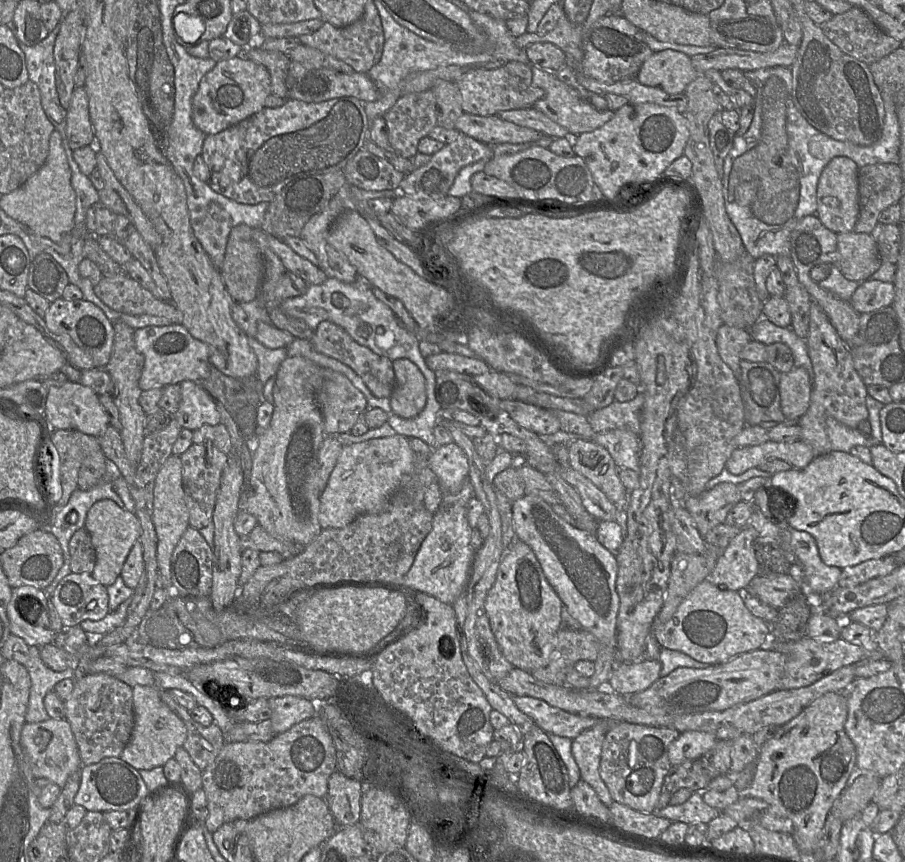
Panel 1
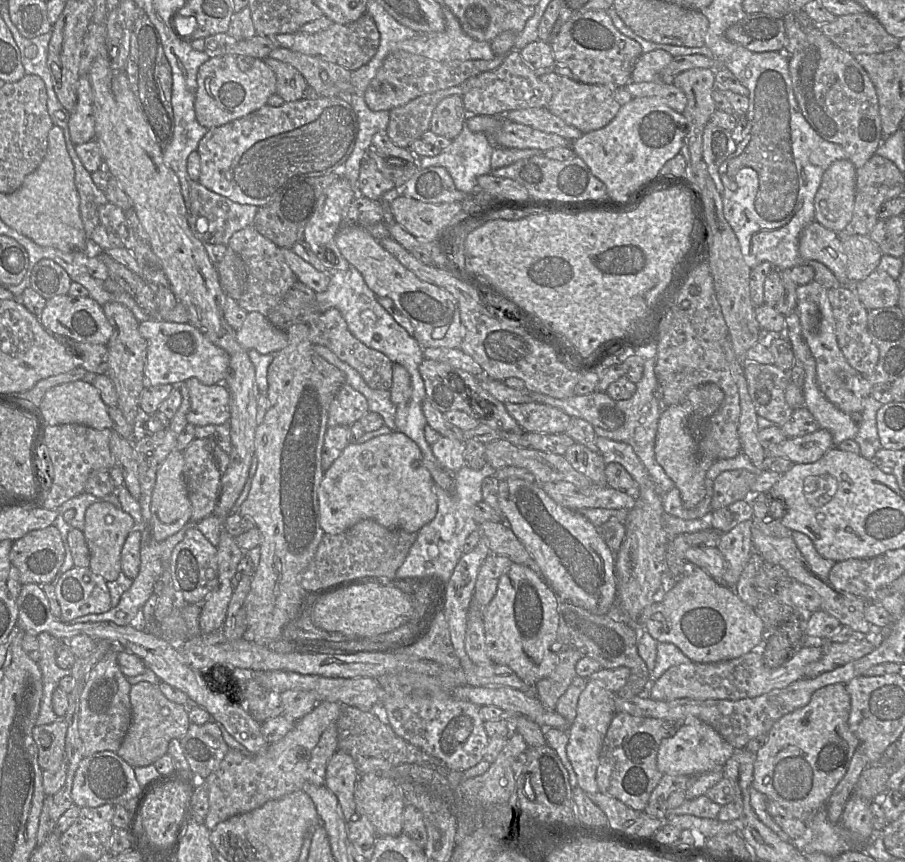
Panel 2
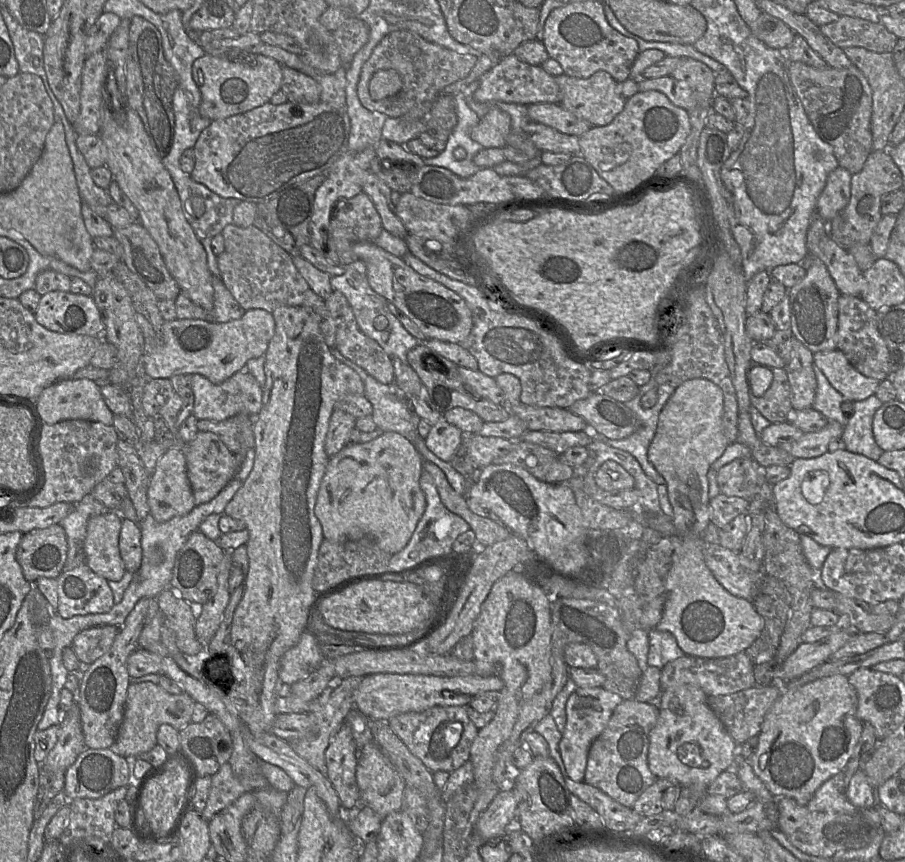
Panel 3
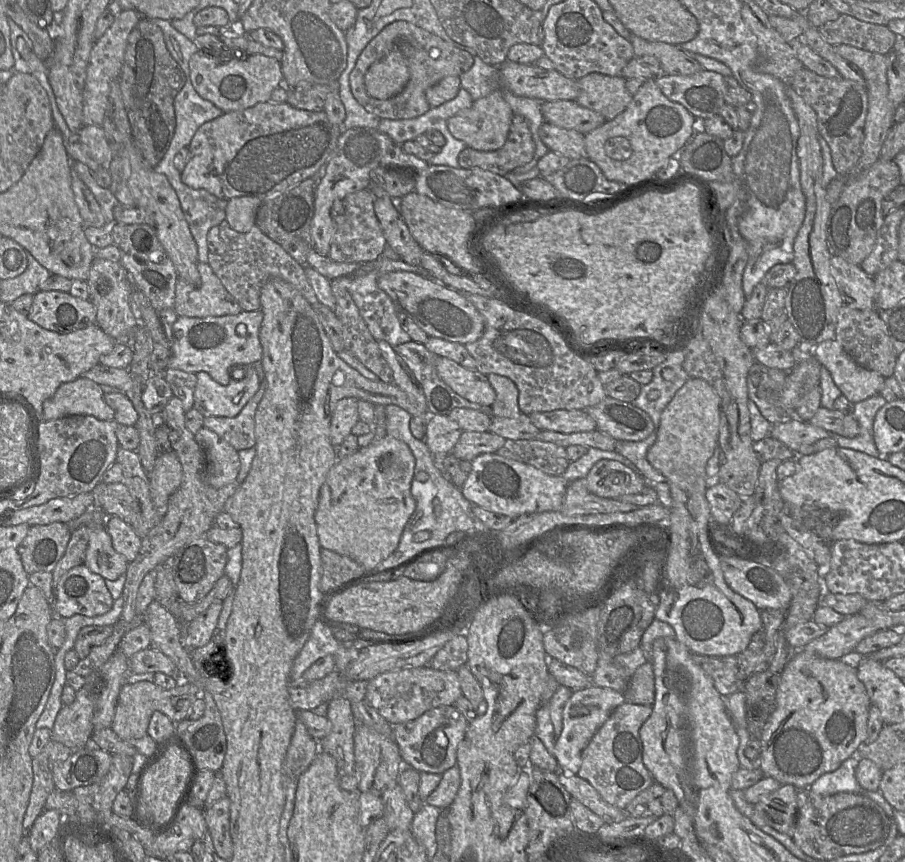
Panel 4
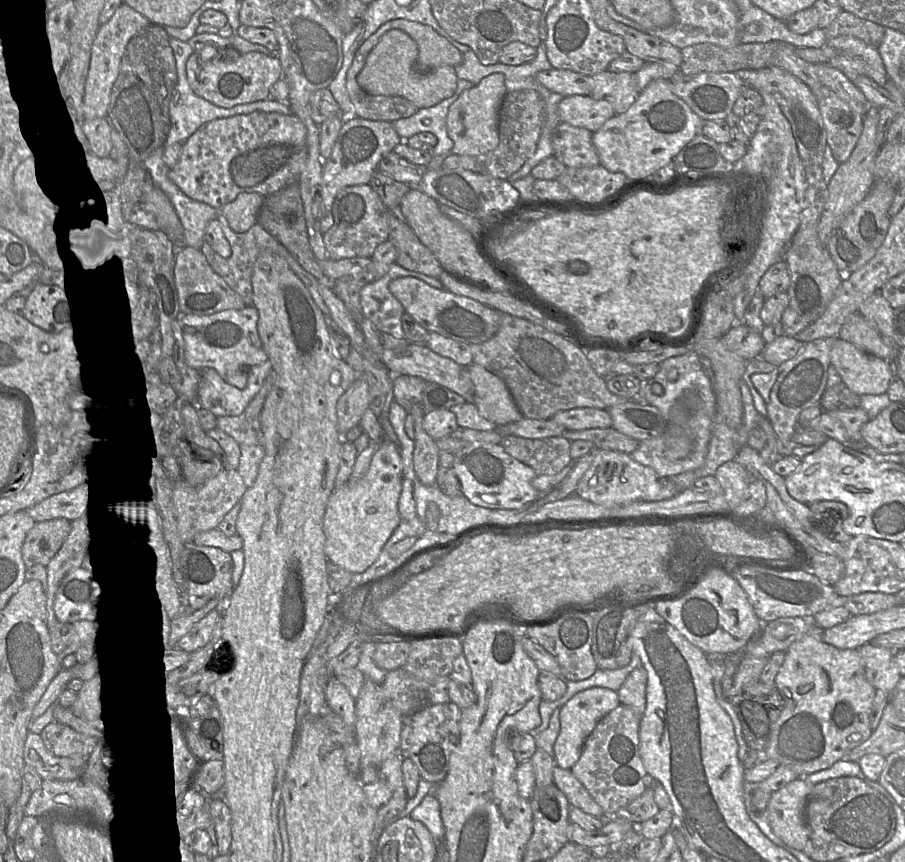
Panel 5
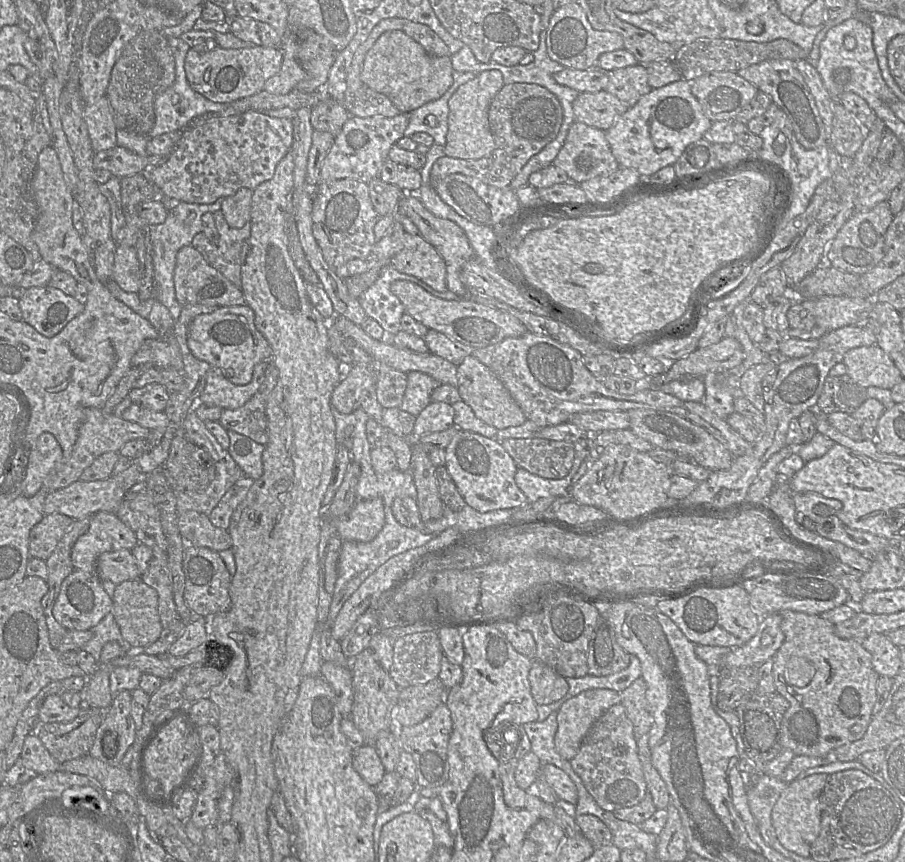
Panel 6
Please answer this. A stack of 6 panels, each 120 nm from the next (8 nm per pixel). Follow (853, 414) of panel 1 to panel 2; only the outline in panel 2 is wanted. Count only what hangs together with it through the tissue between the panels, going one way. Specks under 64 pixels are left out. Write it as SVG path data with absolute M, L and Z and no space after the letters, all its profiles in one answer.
M815 280L797 286L797 313L802 335L808 345L810 353L816 362L816 379L818 387L825 397L841 411L849 414L863 410L863 399L847 388L848 377L859 373L844 357L837 341L836 325L833 310L828 299L827 289Z

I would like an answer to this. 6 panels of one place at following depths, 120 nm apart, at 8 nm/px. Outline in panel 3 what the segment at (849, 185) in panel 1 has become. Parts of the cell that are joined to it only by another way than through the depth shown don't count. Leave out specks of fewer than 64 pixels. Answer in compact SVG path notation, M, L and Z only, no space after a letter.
M840 166L829 173L815 210L824 221L831 221L849 203L851 179L852 174Z

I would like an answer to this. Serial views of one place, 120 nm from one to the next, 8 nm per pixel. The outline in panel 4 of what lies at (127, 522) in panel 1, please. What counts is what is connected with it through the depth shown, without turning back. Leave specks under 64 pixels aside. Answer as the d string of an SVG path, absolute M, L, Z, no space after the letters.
M92 529L89 535L84 565L105 580L116 580L126 573L128 562L123 555L116 552L112 540L105 529Z

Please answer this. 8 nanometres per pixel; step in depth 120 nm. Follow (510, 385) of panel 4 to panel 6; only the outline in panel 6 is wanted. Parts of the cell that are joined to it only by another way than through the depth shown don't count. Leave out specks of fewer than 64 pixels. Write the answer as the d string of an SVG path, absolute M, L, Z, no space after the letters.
M472 354L457 367L459 395L471 407L478 419L497 430L521 426L527 420L499 378Z

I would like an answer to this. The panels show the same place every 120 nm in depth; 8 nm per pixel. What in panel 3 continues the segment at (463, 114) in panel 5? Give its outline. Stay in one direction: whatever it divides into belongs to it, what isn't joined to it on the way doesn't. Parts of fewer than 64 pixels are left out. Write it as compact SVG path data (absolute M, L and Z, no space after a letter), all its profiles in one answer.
M493 107L469 131L469 136L484 148L503 148L507 144L510 125L509 114Z

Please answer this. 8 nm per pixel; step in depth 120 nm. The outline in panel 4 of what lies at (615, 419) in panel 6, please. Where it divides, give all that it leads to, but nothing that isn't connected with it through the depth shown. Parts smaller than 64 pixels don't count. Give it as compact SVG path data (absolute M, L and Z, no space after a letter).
M585 410L535 412L528 416L540 431L570 434L597 430L596 422Z

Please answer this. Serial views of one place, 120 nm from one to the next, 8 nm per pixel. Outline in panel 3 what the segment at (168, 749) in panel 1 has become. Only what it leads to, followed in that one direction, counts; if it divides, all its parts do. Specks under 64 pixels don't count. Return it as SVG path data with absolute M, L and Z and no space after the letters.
M150 681L137 684L129 684L124 704L124 714L120 724L116 740L110 749L122 757L137 757L142 753L150 751L157 744L157 730L162 724L169 724L180 731L191 723L195 701L186 693L173 695L163 690L158 684Z

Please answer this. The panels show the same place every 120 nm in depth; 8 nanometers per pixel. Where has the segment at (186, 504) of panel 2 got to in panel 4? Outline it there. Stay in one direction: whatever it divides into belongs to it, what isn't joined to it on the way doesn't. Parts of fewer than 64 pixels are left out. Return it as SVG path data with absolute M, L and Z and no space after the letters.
M173 450L157 456L149 480L150 497L162 519L170 496L179 488L182 480L182 466Z

